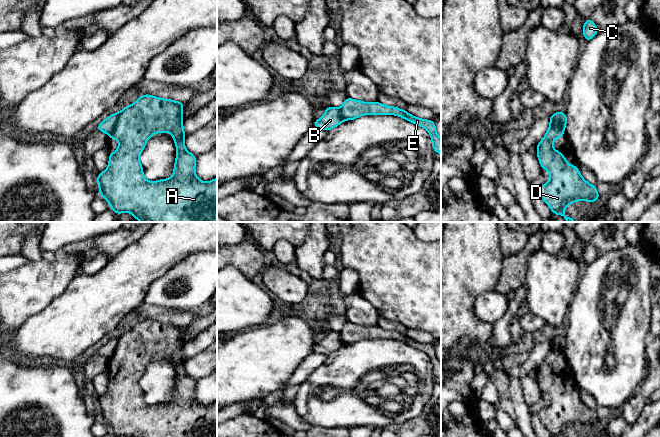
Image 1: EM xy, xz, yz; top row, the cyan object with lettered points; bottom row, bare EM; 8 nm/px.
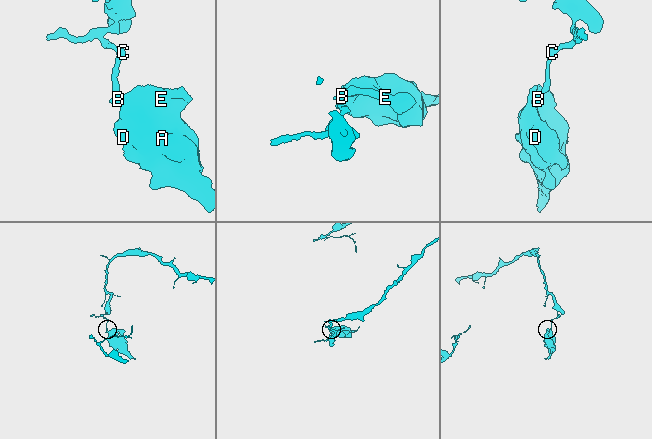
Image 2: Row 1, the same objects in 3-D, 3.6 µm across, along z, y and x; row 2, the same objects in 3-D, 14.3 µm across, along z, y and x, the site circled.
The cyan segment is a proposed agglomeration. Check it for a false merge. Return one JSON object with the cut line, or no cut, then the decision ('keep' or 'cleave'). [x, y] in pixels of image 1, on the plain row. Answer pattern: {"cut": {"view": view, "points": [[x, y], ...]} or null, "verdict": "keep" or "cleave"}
{"cut": {"view": "xy", "points": [[118, 337], [116, 348], [109, 358]]}, "verdict": "cleave"}

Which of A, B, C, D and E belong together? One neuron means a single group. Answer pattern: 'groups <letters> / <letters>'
groups A D E / B C

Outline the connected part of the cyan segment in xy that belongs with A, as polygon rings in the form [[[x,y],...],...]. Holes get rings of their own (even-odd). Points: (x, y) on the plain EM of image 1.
[[[149,318],[140,320],[133,328],[126,330],[118,337],[118,343],[109,363],[119,365],[114,377],[109,377],[109,388],[105,395],[98,397],[99,417],[104,421],[115,437],[217,437],[217,402],[209,406],[200,404],[195,396],[196,380],[184,369],[186,360],[183,353],[183,329],[170,323],[162,323]],[[169,356],[173,360],[177,372],[174,396],[169,403],[150,406],[143,399],[143,390],[139,380],[146,370],[147,364],[155,357]]]

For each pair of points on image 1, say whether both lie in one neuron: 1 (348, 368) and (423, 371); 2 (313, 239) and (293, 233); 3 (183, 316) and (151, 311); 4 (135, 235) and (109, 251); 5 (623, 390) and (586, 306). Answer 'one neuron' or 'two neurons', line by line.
1: one neuron
2: two neurons
3: one neuron
4: one neuron
5: one neuron

